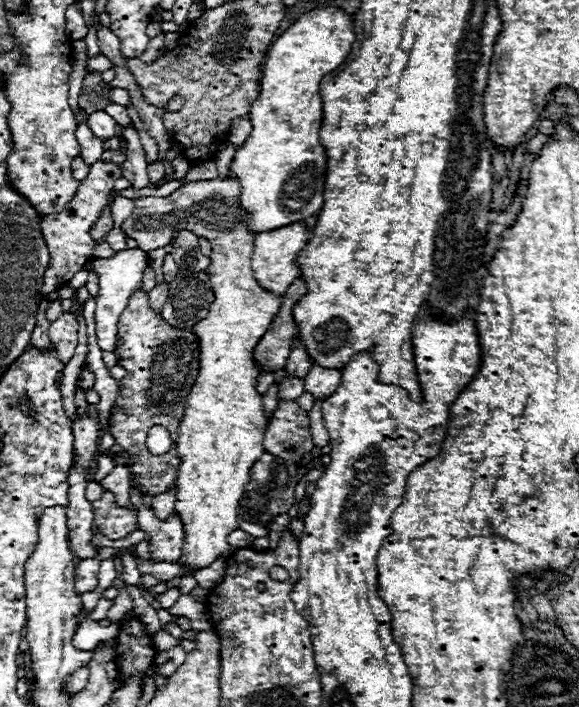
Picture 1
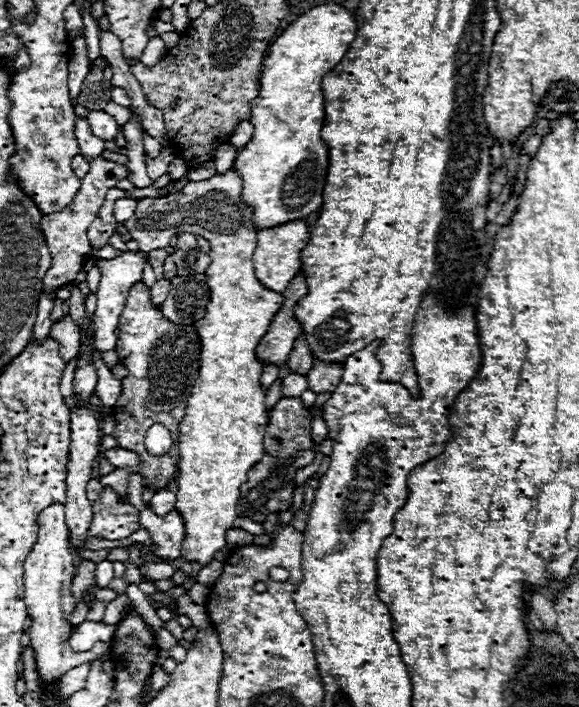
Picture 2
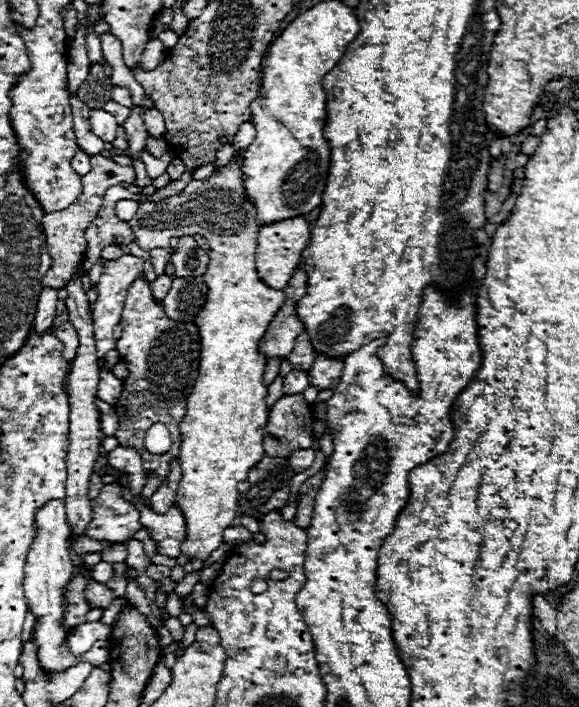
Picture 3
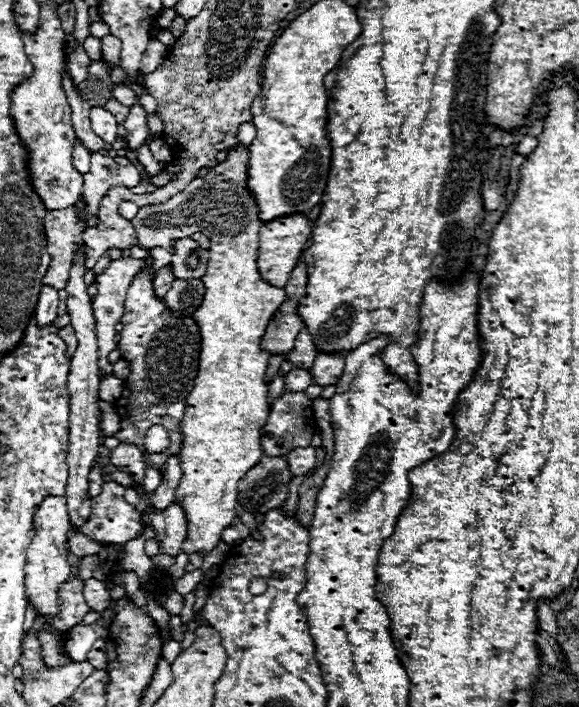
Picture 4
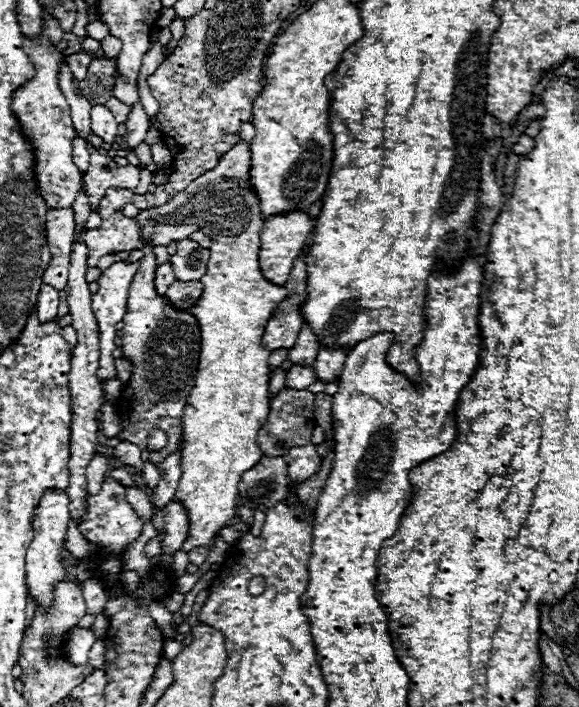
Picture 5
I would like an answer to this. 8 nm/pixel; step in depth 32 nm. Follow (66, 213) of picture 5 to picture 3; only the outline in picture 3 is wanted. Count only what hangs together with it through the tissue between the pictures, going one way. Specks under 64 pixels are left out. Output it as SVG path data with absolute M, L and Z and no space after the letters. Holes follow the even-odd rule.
M92 156L90 164L92 164L90 172L82 176L82 194L78 196L78 200L72 206L64 208L64 210L48 212L44 216L44 220L42 220L42 228L44 228L44 234L46 234L48 252L52 256L52 266L46 272L46 276L44 276L44 286L56 288L56 290L64 288L70 282L72 270L78 266L78 260L86 252L84 232L86 232L88 224L96 218L98 208L102 204L102 198L104 198L106 190L116 184L116 162L114 160L104 158L104 156Z

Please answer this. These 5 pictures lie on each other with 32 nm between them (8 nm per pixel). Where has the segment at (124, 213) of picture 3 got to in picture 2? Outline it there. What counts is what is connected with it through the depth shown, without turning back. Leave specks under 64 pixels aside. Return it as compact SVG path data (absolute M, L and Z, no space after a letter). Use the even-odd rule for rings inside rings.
M121 198L115 202L114 216L118 222L130 219L136 210L137 202L131 198Z

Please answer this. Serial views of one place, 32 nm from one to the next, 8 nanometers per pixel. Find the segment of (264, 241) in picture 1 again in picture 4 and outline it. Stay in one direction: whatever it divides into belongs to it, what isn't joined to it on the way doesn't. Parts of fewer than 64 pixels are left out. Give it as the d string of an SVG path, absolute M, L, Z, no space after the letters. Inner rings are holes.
M300 214L300 216L282 216L270 222L264 222L264 226L260 228L260 250L258 250L258 268L260 274L264 276L264 280L272 286L284 288L292 268L296 266L296 260L300 258L302 250L306 248L306 242L310 238L312 232L312 224L310 220Z

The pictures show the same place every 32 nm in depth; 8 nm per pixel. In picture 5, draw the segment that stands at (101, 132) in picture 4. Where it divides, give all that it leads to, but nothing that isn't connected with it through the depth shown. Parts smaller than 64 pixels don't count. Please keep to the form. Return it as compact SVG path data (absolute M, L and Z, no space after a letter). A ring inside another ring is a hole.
M96 104L92 106L90 118L92 118L92 132L100 136L104 142L114 142L116 132L118 132L118 122L112 116L112 112L106 106Z

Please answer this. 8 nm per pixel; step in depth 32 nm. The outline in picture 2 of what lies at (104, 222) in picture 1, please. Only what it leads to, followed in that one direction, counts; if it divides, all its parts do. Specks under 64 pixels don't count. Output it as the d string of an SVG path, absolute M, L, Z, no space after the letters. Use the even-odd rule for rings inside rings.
M110 188L108 190L108 196L106 196L106 204L100 208L100 214L98 214L98 218L90 224L90 228L88 228L88 240L90 240L90 244L92 244L92 256L88 256L88 260L84 262L84 270L90 270L94 264L96 264L96 252L102 248L102 246L108 244L110 240L110 236L114 234L114 232L118 232L120 236L122 236L122 240L124 242L128 242L128 240L132 240L132 236L130 236L130 232L126 230L126 226L124 226L124 222L116 222L116 218L114 218L114 202L120 198L120 196L124 196L126 192L122 190L120 192L120 188Z

